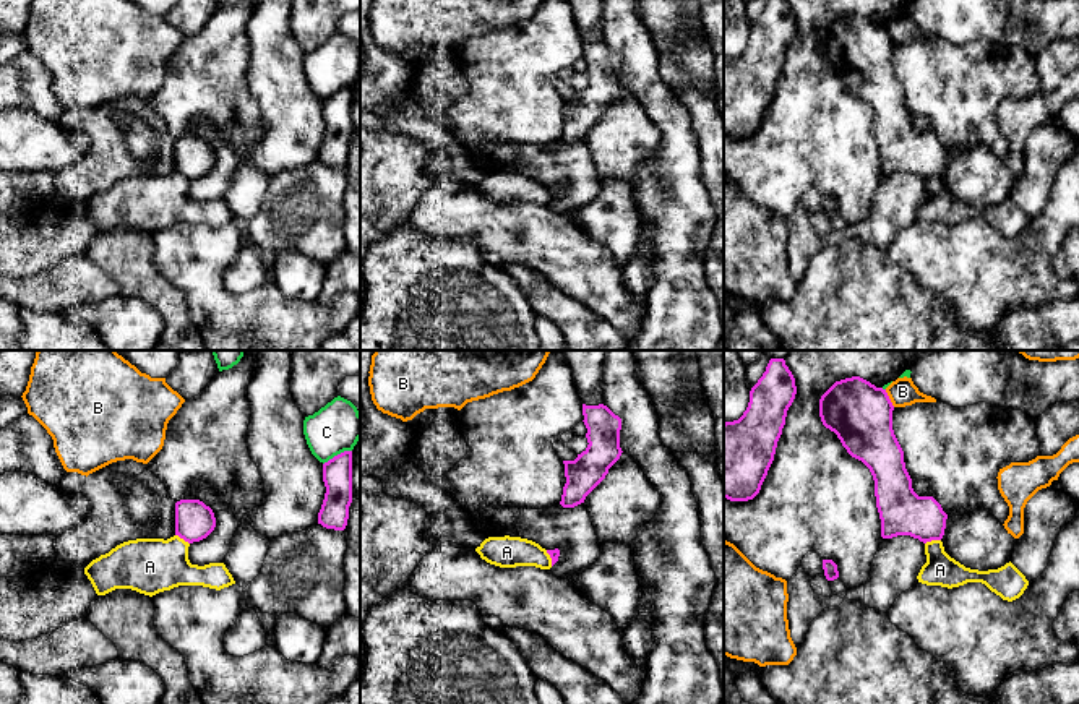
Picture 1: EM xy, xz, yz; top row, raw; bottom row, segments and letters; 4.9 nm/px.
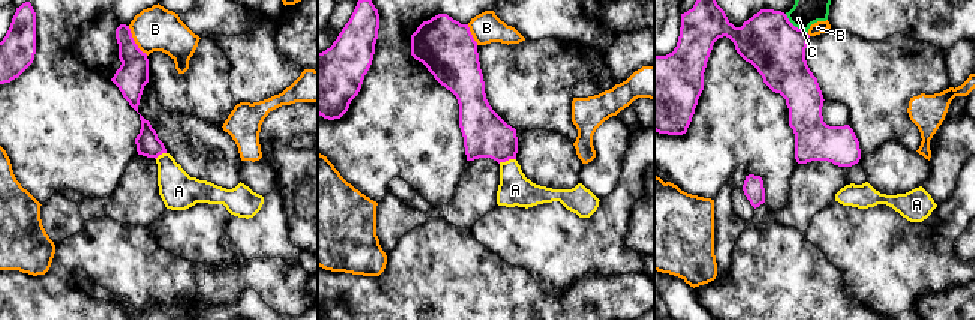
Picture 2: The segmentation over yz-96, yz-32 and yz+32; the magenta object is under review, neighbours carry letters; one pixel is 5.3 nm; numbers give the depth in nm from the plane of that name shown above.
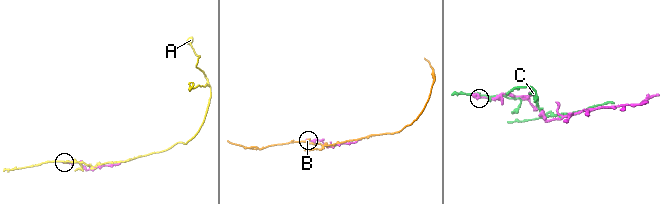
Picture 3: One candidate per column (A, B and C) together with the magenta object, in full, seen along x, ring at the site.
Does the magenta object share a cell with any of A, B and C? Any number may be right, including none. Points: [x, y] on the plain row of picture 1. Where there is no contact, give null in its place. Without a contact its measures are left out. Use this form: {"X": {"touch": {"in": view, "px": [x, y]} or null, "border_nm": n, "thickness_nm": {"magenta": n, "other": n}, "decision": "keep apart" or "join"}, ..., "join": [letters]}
{"A": {"touch": {"in": "yz", "px": [932, 176]}, "border_nm": 80, "thickness_nm": {"magenta": 220, "other": 160}, "decision": "keep apart"}, "B": {"touch": {"in": "yz", "px": [888, 34]}, "border_nm": 100, "thickness_nm": {"magenta": 320, "other": 140}, "decision": "keep apart"}, "C": {"touch": {"in": "xy", "px": [338, 91]}, "border_nm": 160, "thickness_nm": {"magenta": 140, "other": 240}, "decision": "keep apart"}, "join": []}

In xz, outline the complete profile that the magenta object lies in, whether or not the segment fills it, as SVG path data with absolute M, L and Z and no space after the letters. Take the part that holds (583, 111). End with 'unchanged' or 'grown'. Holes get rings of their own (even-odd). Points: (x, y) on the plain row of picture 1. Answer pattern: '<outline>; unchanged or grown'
M582 41L587 65L587 84L574 97L563 97L566 120L560 141L574 144L605 115L608 105L620 96L621 55L607 42Z; unchanged

